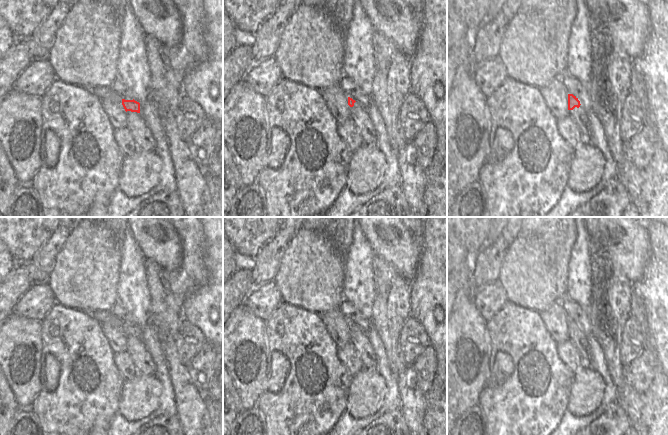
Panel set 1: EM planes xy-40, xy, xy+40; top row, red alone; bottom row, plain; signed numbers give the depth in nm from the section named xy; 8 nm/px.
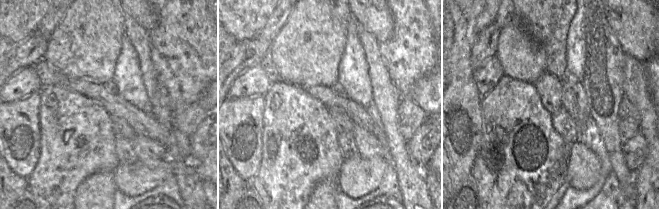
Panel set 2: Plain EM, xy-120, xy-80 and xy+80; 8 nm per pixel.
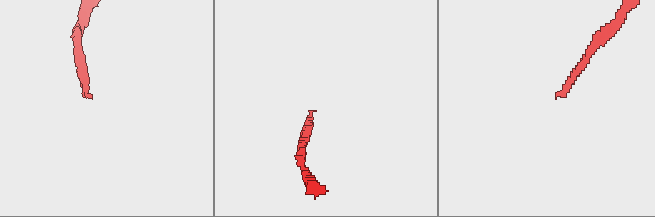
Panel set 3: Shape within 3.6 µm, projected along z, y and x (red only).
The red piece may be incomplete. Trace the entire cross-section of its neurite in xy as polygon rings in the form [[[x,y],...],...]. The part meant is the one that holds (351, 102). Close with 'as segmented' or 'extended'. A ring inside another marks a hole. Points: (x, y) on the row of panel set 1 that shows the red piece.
[[[348,97],[348,105],[350,106],[350,119],[362,139],[362,144],[376,144],[376,131],[366,110],[350,97]]]; extended

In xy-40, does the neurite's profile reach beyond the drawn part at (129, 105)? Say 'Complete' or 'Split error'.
Split error.

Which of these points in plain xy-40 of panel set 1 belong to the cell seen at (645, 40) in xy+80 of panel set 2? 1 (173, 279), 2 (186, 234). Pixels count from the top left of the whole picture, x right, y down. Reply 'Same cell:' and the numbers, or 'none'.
Same cell: none

